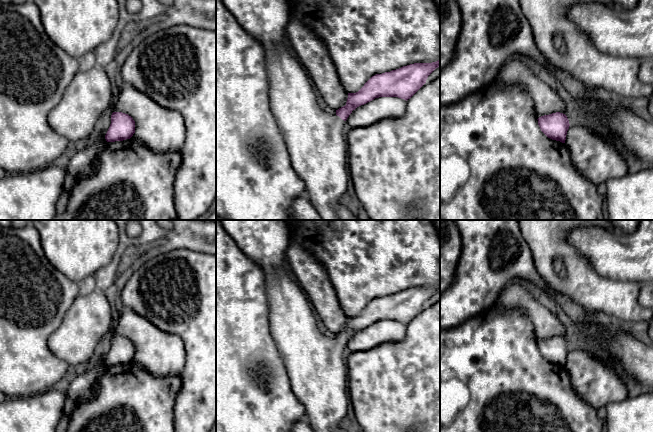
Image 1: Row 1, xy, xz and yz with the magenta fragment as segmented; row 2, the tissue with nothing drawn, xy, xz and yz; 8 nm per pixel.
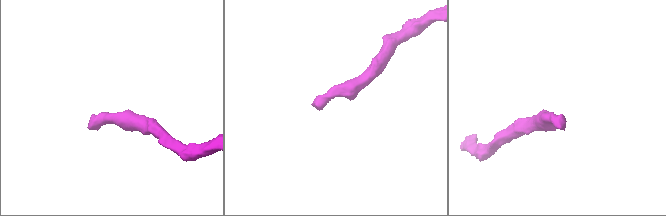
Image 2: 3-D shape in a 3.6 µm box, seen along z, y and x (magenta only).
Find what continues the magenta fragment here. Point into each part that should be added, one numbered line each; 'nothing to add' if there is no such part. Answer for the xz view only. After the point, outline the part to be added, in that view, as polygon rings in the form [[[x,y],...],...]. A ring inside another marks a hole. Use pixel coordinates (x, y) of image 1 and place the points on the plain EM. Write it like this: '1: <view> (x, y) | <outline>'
1: xz (316, 365) | [[[220,220],[240,249],[264,270],[269,301],[269,327],[286,366],[291,387],[306,410],[306,422],[314,432],[336,432],[350,405],[347,388],[346,346],[336,338],[324,336],[318,328],[315,311],[286,264],[290,243],[286,220]]]

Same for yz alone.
1: yz (629, 356) | [[[604,319],[601,325],[585,329],[578,329],[569,322],[568,344],[572,347],[579,340],[596,353],[598,349],[605,349],[608,357],[604,360],[624,378],[632,377],[653,390],[653,345],[639,341],[628,331],[627,325]]]

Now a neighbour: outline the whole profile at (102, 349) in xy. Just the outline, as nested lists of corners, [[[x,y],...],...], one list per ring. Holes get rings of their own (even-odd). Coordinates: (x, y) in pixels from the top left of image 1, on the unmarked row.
[[[113,318],[112,329],[100,340],[97,344],[95,351],[88,363],[80,363],[77,365],[69,365],[65,376],[54,384],[50,389],[55,389],[62,392],[67,392],[70,383],[80,374],[87,371],[89,368],[97,365],[99,362],[106,359],[110,348],[111,339],[113,337],[114,329],[117,325],[117,320]]]

